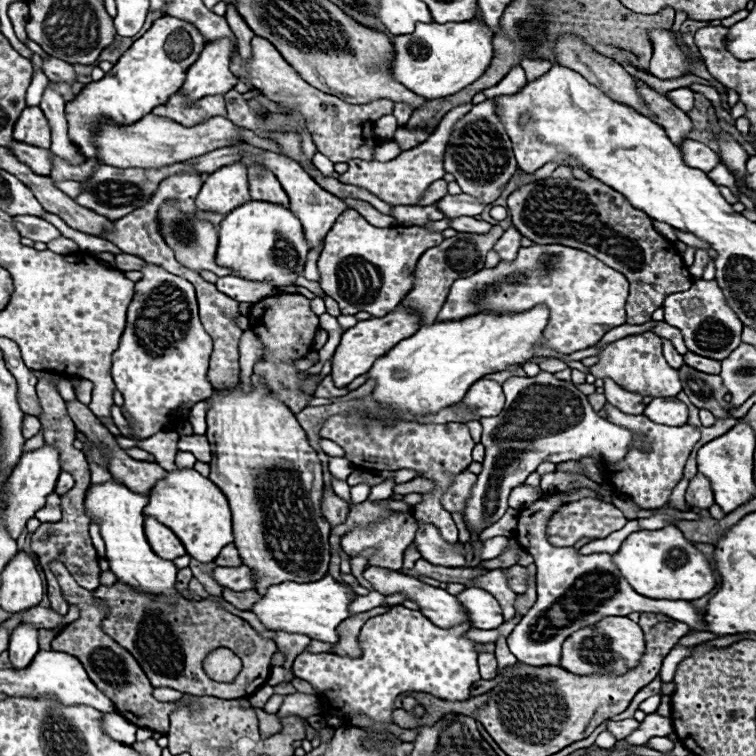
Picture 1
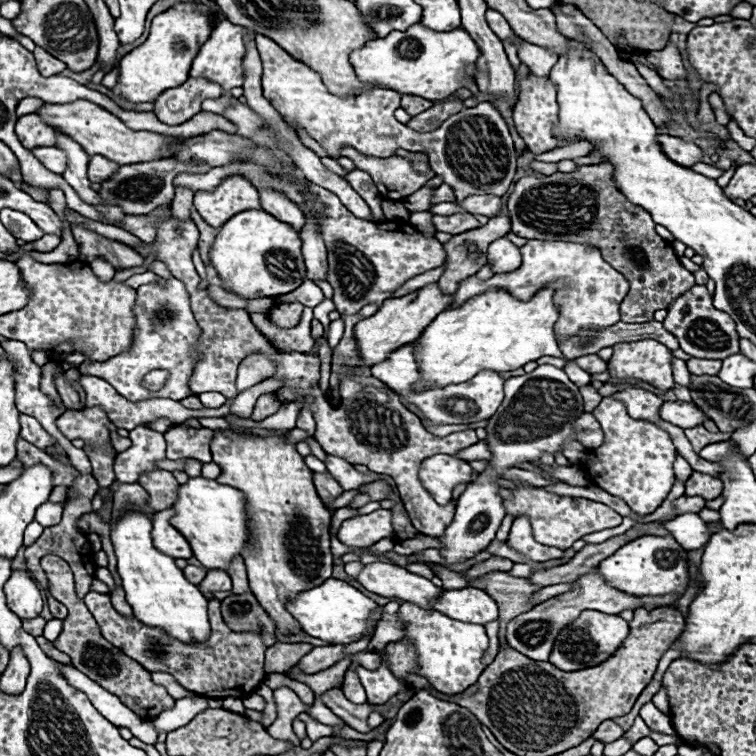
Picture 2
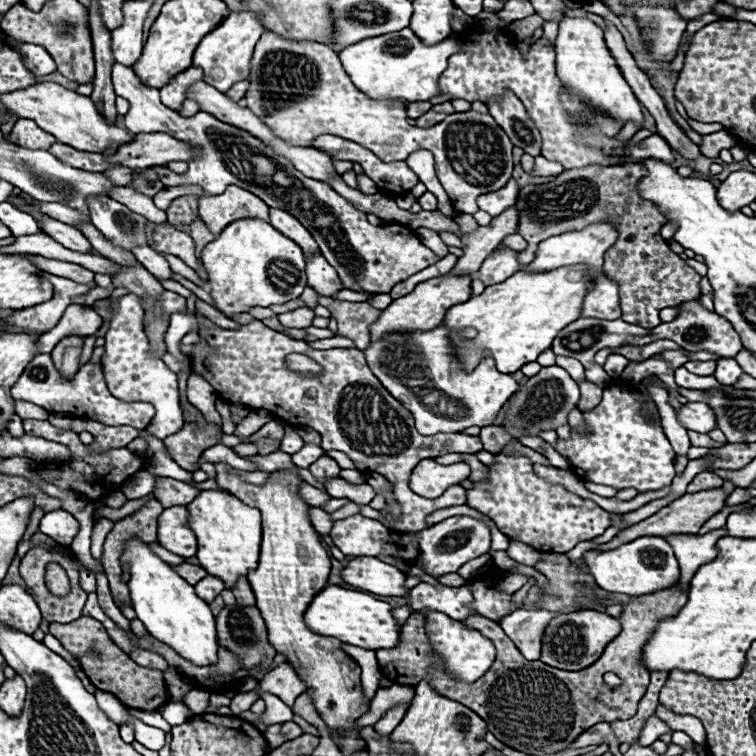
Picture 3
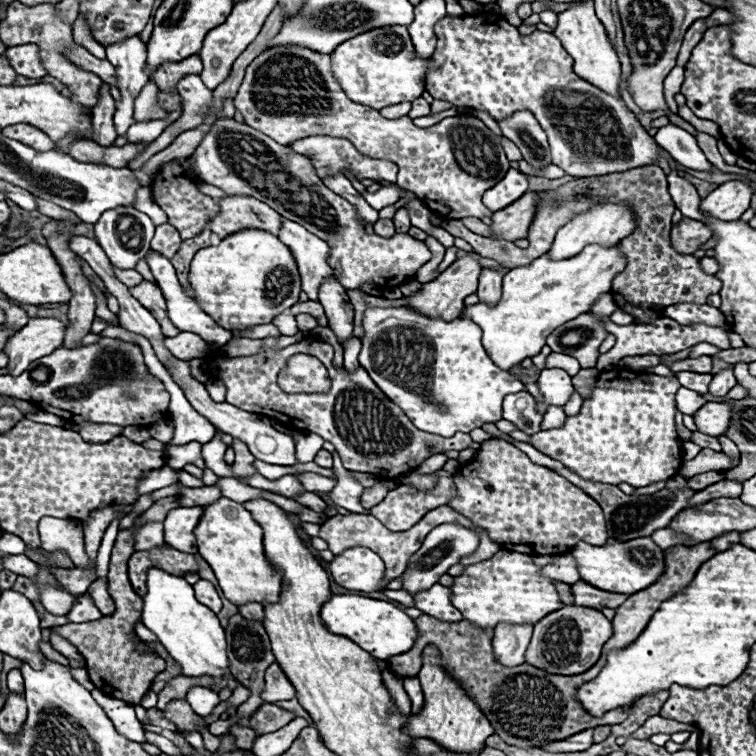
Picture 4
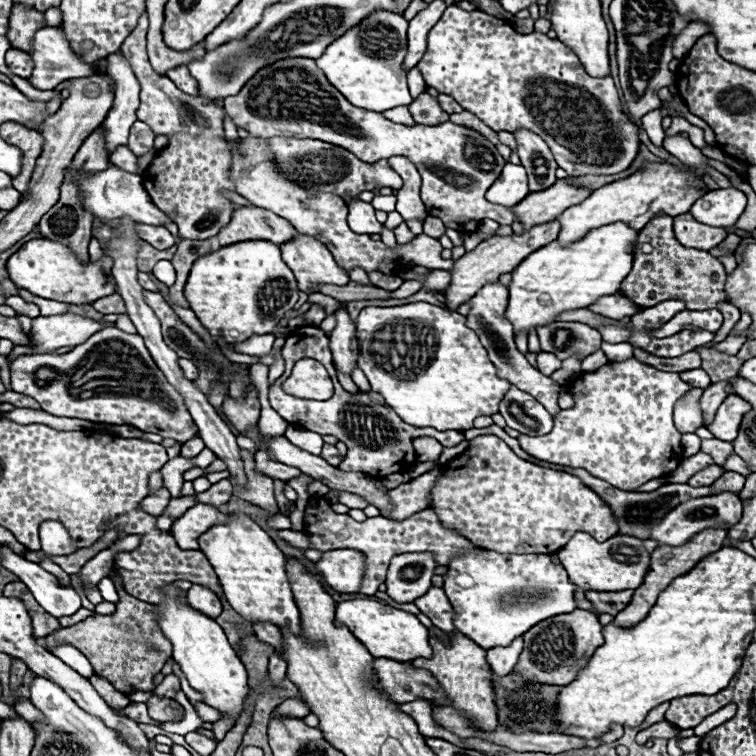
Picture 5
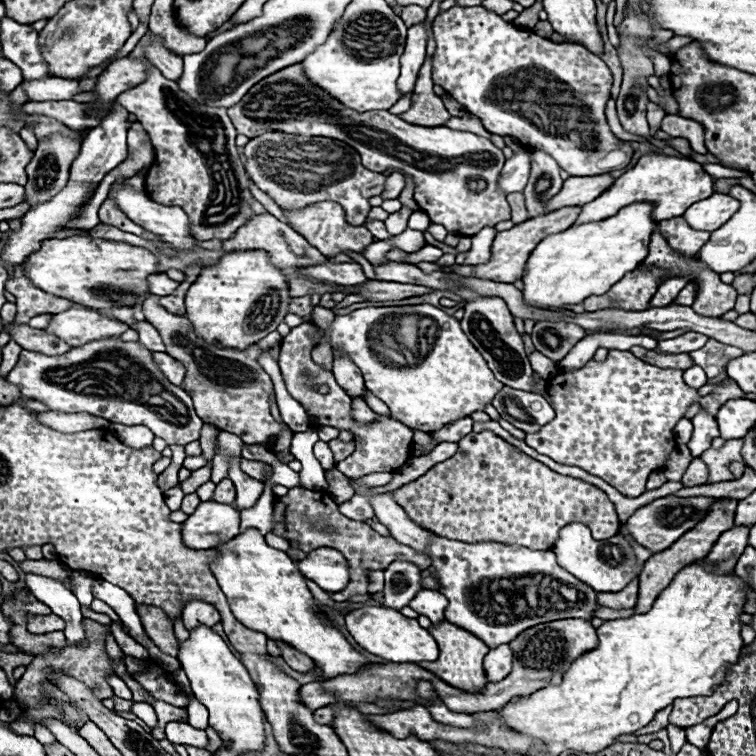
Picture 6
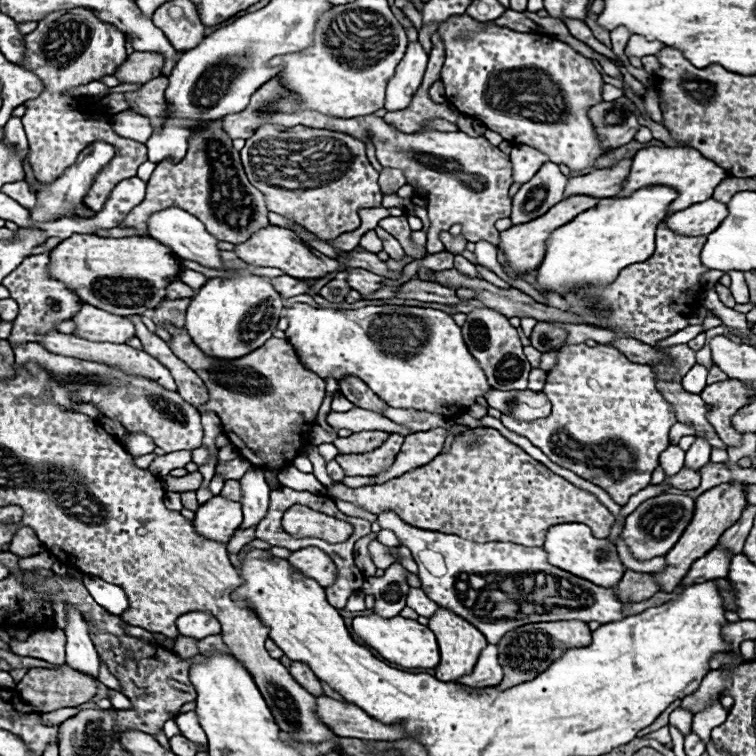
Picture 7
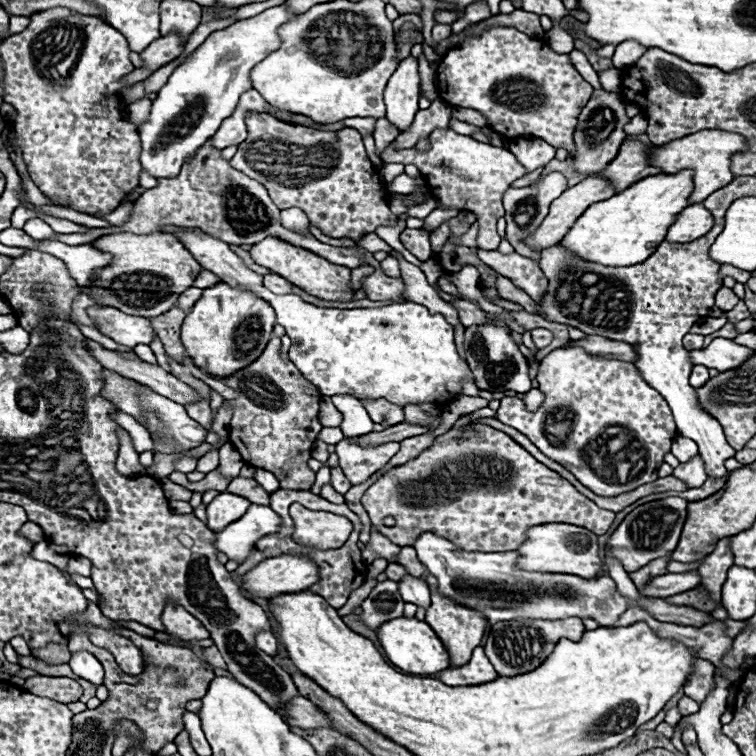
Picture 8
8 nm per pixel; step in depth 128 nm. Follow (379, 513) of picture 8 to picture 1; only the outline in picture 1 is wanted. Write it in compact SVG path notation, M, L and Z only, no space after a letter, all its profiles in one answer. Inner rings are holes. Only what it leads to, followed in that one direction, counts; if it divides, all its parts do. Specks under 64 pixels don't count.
M582 498L560 508L560 514L548 524L548 538L554 546L574 546L580 538L606 538L626 522L628 520L614 504Z

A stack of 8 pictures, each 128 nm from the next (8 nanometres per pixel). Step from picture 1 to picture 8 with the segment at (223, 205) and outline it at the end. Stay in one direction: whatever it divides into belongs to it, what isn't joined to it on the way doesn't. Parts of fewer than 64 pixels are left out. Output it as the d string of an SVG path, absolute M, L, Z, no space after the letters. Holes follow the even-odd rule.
M268 236L264 238L262 242L254 244L250 248L250 256L256 264L264 266L264 268L270 268L272 272L288 278L290 282L294 282L294 286L306 290L308 294L316 296L316 298L322 298L322 300L352 300L354 292L350 290L348 282L350 282L350 268L346 266L338 266L338 264L332 264L328 262L326 258L310 252L310 250L304 250L300 246L294 246L290 242L284 242L276 236Z

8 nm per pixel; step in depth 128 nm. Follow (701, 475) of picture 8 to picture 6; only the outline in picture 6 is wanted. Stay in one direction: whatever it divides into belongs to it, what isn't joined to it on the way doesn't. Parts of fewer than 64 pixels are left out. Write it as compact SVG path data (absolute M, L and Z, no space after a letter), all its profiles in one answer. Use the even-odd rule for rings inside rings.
M700 408L698 414L692 418L692 424L694 424L694 434L692 434L692 440L688 442L688 448L694 458L700 458L700 454L710 446L712 438L718 436L716 418L708 414L704 408Z

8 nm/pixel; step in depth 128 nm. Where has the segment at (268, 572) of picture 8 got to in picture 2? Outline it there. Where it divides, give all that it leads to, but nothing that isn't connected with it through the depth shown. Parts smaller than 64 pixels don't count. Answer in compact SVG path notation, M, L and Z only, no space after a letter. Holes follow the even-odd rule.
M386 562L368 564L358 574L358 582L378 596L412 602L424 610L432 610L434 606L430 602L442 594L442 588L434 586L430 580L412 574L402 566Z

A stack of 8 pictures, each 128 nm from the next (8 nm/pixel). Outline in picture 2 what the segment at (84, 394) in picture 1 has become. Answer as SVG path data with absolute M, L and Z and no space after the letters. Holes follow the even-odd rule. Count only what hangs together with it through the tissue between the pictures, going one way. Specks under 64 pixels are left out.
M260 353L250 354L238 367L236 379L238 394L258 384L260 380L273 376L275 371L276 364L270 358ZM82 376L80 382L84 386L85 399L83 403L85 407L102 406L106 410L108 418L114 422L114 426L116 428L126 428L126 430L132 430L132 428L136 428L140 424L146 424L146 422L152 422L152 420L158 420L158 418L170 418L176 424L180 424L186 418L224 417L230 413L230 406L234 400L234 398L227 399L226 403L217 409L203 408L202 410L191 410L180 406L180 402L168 402L166 398L154 398L152 402L128 402L108 382L104 382L102 378L96 378L96 376Z

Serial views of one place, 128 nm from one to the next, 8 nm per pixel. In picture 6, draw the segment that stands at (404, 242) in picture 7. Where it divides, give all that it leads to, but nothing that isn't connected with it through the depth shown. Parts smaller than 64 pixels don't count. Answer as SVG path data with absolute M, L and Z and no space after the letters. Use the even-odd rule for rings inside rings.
M402 208L402 210L394 212L394 214L390 214L390 216L388 216L388 220L386 220L386 230L388 230L392 236L396 236L396 234L404 232L404 230L406 230L408 216L410 216L410 214L412 214L412 212L410 212L408 208Z

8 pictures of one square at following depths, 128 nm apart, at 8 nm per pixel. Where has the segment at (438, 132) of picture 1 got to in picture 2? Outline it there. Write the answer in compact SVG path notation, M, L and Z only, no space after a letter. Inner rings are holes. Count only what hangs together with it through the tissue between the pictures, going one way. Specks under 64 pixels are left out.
M344 148L342 156L350 158L356 166L356 170L368 172L380 192L386 200L402 200L414 194L418 188L422 188L428 180L432 180L436 174L432 170L416 172L412 168L410 158L402 156L390 156L390 158L372 158L362 156L352 148Z

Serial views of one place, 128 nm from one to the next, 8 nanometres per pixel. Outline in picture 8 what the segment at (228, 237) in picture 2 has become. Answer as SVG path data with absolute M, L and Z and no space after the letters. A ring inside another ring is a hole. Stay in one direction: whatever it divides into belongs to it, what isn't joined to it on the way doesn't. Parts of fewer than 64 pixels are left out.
M218 282L204 288L202 298L192 306L190 314L186 314L182 324L182 344L200 370L212 376L234 374L262 354L264 346L272 338L274 324L276 314L266 300L250 290L232 288L226 282Z

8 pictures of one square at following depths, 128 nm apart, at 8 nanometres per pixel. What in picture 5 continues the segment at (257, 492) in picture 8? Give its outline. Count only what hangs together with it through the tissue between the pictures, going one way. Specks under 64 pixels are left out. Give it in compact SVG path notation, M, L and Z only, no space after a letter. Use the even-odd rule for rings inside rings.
M220 480L216 484L212 484L206 492L200 492L196 494L196 502L208 502L210 506L222 506L230 500L232 496L232 484L230 480Z

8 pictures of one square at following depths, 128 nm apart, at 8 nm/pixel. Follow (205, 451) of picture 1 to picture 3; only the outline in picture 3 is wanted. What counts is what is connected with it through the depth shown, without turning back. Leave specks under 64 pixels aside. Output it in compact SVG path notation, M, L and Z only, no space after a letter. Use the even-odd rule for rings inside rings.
M200 414L198 422L184 424L181 430L168 436L163 442L168 446L168 452L178 466L188 472L194 472L194 462L202 456L204 450L216 446L220 442L220 436L222 428L210 424L204 414Z

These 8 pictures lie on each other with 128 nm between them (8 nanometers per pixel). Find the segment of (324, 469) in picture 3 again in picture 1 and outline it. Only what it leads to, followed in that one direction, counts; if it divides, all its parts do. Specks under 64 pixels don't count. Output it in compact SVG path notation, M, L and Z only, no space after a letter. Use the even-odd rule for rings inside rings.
M324 490L324 494L322 494L322 510L324 510L326 520L330 522L330 528L336 528L336 526L340 526L340 524L346 522L348 506L334 492L326 492Z

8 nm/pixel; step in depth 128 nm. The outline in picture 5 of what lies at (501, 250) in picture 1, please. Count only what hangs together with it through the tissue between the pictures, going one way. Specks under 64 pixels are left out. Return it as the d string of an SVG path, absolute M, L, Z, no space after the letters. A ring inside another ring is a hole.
M488 282L484 284L476 296L470 298L470 312L466 314L468 318L468 326L472 330L476 330L476 334L480 336L482 346L488 350L488 356L492 360L492 364L496 366L496 372L500 378L512 382L514 386L518 386L520 390L532 394L552 416L556 416L560 412L558 406L558 392L560 386L556 386L548 376L540 374L536 368L532 368L528 364L528 360L524 358L524 354L518 352L516 344L514 344L514 334L512 334L512 326L508 326L508 322L504 322L504 306L508 306L508 290L506 286L502 286L500 282Z

